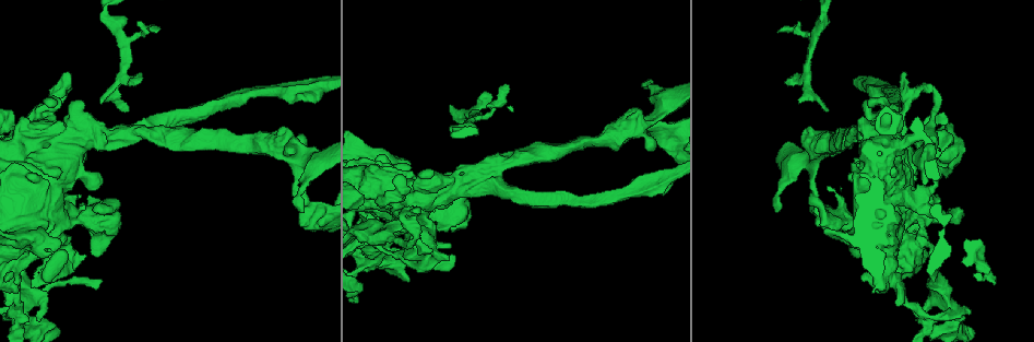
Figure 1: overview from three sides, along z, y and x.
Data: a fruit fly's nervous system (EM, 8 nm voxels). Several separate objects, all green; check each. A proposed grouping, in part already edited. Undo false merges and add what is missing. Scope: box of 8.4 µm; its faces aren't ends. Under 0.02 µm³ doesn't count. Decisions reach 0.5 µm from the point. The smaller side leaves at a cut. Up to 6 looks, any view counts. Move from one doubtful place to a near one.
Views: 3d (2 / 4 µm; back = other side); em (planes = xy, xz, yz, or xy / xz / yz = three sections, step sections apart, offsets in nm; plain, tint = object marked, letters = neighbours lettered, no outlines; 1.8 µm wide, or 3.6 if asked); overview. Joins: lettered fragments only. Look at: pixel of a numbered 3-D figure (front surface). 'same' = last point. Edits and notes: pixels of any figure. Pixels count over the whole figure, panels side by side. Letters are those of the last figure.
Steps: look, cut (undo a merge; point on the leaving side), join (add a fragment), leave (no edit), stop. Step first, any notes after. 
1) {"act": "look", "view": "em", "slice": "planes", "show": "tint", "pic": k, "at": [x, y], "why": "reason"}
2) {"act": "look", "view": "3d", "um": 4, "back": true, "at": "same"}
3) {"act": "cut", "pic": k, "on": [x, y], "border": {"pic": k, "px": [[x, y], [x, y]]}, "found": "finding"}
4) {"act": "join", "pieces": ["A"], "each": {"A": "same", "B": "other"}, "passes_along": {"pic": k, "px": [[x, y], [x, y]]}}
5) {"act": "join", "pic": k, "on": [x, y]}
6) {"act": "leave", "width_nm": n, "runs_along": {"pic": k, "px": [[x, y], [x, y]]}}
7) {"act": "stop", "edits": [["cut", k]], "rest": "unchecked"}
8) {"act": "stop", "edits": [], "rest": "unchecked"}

{"act": "look", "view": "em", "um": 3.6, "slice": "planes", "show": "letters", "pic": 1, "at": [902, 195], "why": "calibre changes"}

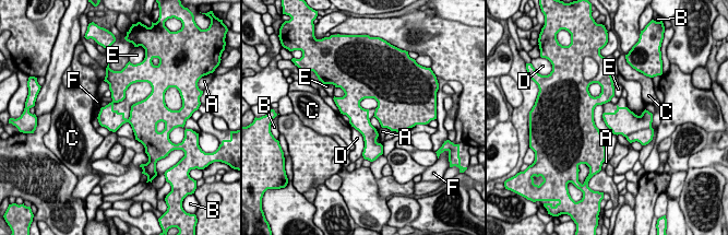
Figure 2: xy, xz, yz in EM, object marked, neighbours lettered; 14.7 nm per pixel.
{"act": "cut", "pic": 2, "on": [644, 137], "each": {"A": "other", "B": "other", "C": "other", "D": "other", "E": "other", "F": "other"}, "border": {"pic": 2, "px": [[643, 128], [632, 131], [625, 137]]}, "found": "two neurons meet here"}

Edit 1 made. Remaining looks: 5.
{"act": "look", "view": "overview", "why": "redraw"}

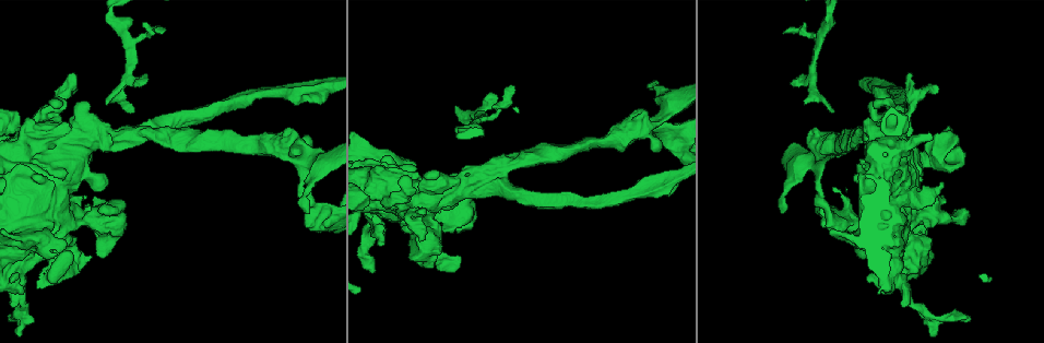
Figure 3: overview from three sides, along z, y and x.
{"act": "look", "view": "3d", "um": 4, "pic": 3, "at": [404, 204], "why": "closes a loop"}

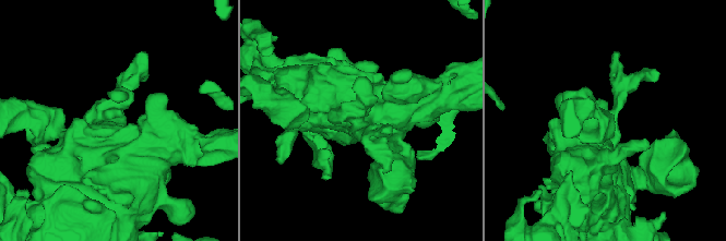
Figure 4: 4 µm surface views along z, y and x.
{"act": "look", "view": "em", "um": 3.6, "slice": "planes", "show": "letters", "pic": 4, "at": [358, 121]}

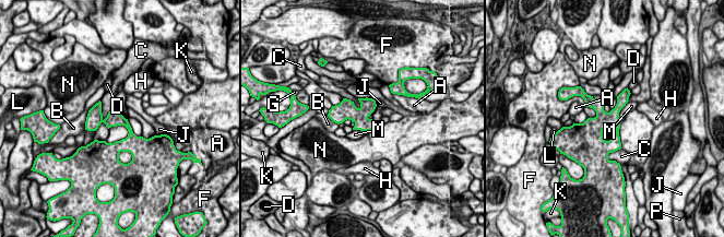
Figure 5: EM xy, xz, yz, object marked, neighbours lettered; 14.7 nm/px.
{"act": "leave", "width_nm": 220, "longest_contact_nm": ["C", 480], "each": {"A": "other", "B": "other", "C": "other", "D": "other", "F": "other", "G": "other", "H": "other", "J": "other", "K": "other", "L": "other", "M": "other", "N": "other", "P": "other"}, "found": "continuous, no second neuron"}

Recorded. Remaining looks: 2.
{"act": "stop", "edits": [["cut", 2]], "rest": "unchecked"}

